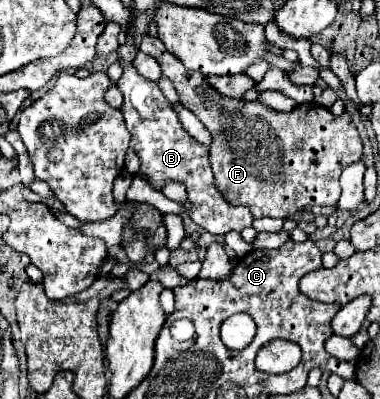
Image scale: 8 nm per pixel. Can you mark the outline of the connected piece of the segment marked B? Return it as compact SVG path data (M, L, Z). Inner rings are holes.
M134 17L130 19L128 27L128 37L122 47L118 47L118 61L122 65L122 77L116 83L116 87L124 95L124 103L120 107L126 129L130 131L130 147L138 153L140 157L140 171L148 179L148 183L162 191L170 181L178 181L186 187L188 193L188 213L190 219L206 229L212 235L226 235L228 231L242 231L246 227L252 227L252 215L248 213L248 207L232 207L220 193L216 191L216 183L212 179L212 169L208 163L208 147L204 147L198 141L192 141L188 133L182 131L180 121L168 103L168 99L162 95L158 83L144 79L136 67L134 67L134 57L138 49L134 47Z

